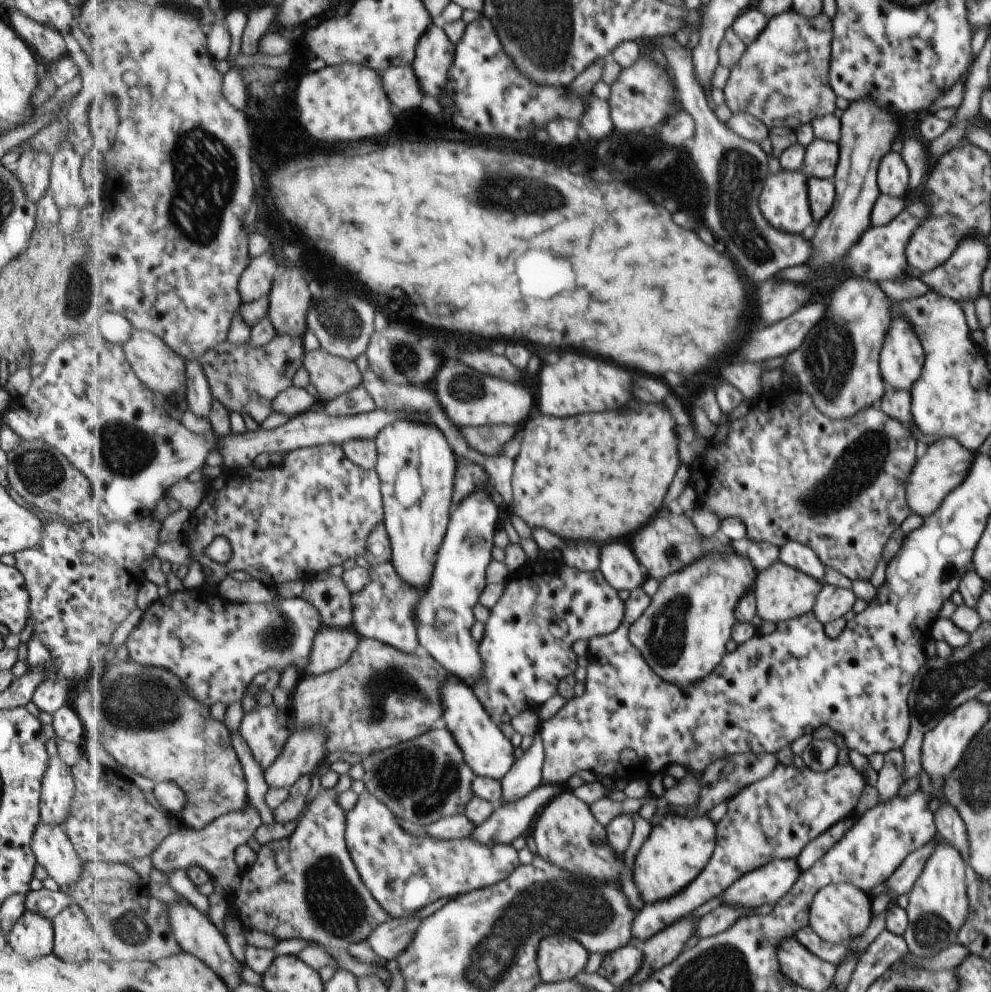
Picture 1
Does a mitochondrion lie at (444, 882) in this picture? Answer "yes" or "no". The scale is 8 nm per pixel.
no

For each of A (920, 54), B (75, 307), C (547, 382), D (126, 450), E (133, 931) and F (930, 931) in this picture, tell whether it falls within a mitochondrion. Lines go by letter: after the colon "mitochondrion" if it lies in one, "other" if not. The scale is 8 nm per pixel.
A: other
B: mitochondrion
C: other
D: mitochondrion
E: mitochondrion
F: mitochondrion

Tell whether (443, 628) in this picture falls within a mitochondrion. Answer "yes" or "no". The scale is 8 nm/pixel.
yes

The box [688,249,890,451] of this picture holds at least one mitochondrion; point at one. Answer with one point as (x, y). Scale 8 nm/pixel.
(829, 377)

